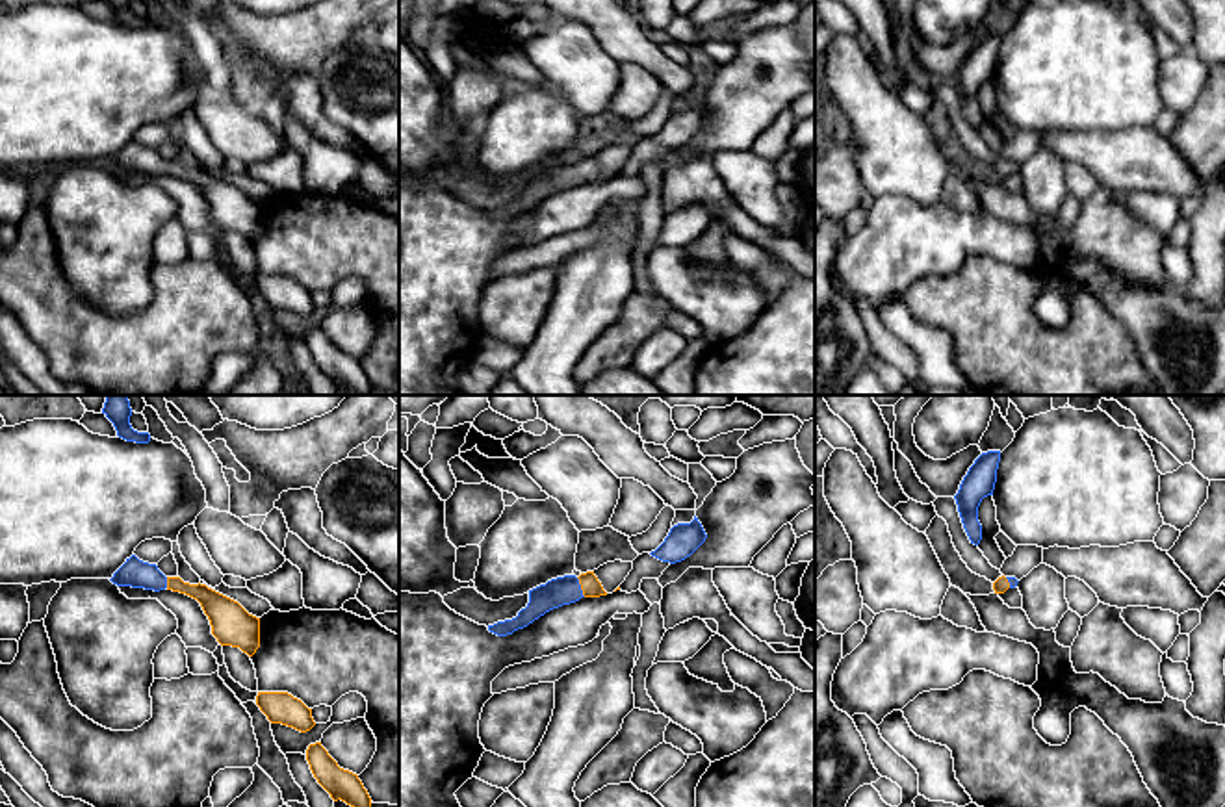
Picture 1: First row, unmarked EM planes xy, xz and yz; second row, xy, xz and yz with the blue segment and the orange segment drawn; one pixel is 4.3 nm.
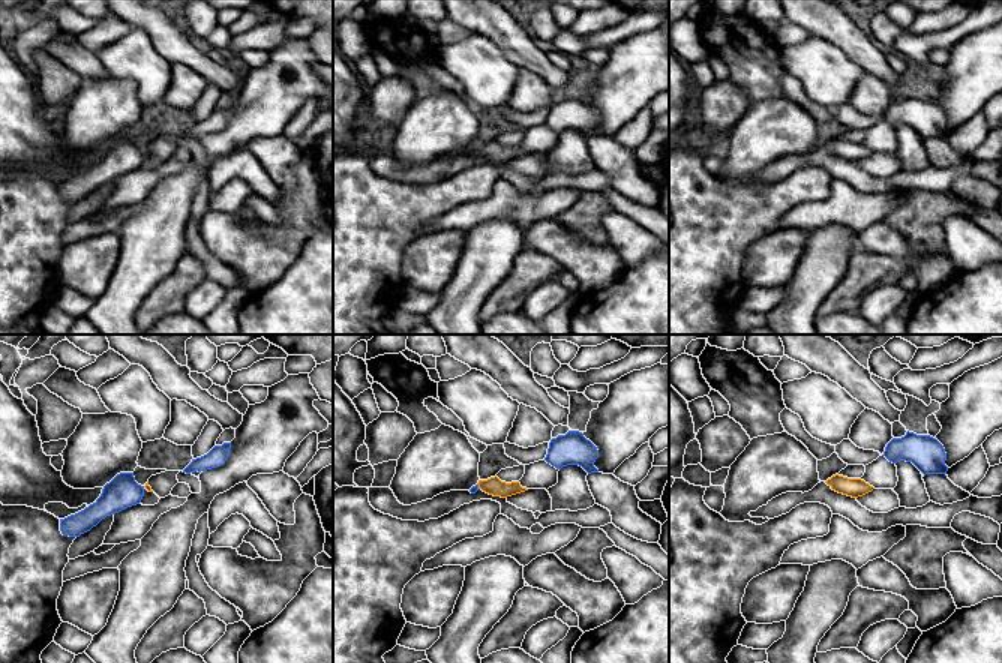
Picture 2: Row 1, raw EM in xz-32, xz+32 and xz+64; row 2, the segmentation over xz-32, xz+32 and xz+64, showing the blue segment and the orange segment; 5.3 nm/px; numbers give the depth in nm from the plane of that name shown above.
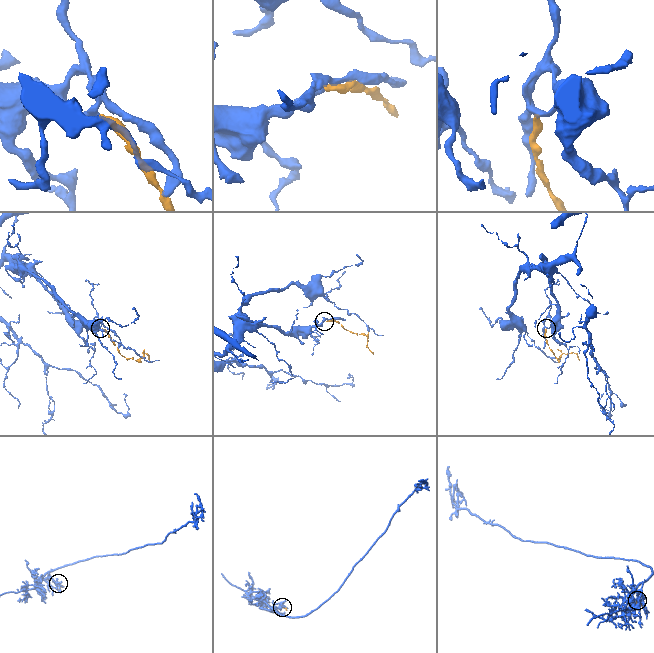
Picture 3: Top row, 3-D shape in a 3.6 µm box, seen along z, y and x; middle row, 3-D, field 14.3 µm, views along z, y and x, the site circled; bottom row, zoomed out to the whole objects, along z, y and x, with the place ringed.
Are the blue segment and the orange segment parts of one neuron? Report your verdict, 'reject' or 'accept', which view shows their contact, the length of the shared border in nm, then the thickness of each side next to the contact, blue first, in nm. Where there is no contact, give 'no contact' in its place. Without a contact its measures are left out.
accept | xz | 100 nm | 130/90 nm

